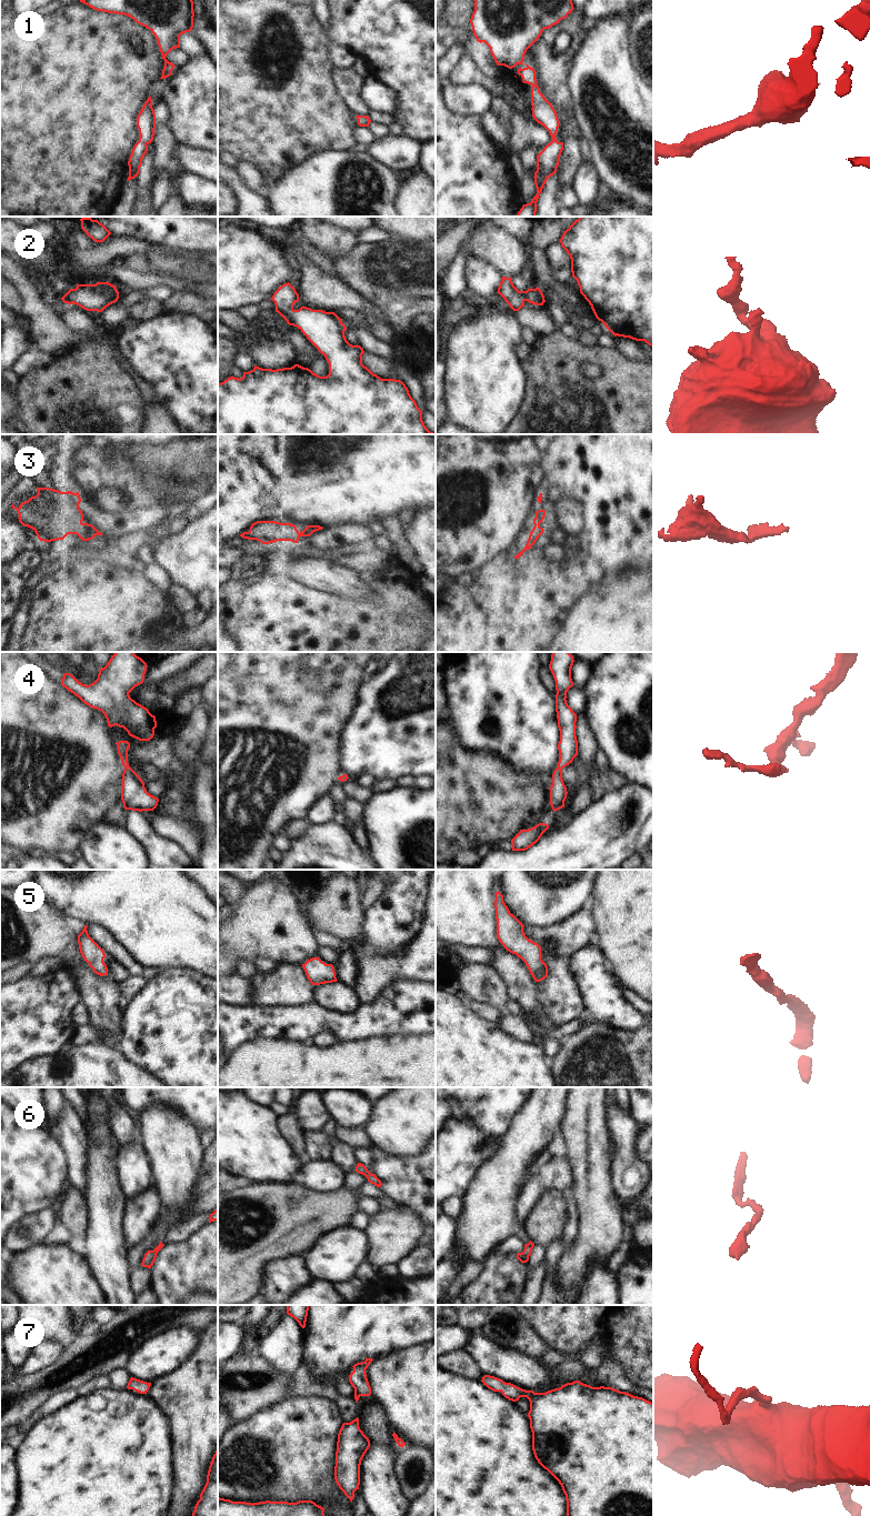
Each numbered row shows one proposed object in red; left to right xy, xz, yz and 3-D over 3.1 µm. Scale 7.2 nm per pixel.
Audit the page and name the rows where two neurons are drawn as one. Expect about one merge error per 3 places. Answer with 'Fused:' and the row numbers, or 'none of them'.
Fused: none of them

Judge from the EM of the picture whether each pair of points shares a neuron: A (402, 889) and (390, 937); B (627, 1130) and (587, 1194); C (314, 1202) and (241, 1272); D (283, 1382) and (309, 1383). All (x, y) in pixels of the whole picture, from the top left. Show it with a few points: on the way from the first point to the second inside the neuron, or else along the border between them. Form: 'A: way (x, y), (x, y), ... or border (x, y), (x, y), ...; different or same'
A: way (402, 901), (390, 925); same
B: border (604, 1111), (608, 1131), (611, 1136); different
C: way (297, 1217), (259, 1254); same
D: border (293, 1373), (292, 1381), (288, 1387), (288, 1397); different

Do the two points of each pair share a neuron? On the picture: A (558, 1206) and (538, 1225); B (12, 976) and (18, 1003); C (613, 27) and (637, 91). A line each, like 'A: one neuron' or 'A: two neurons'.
A: one neuron
B: two neurons
C: one neuron

